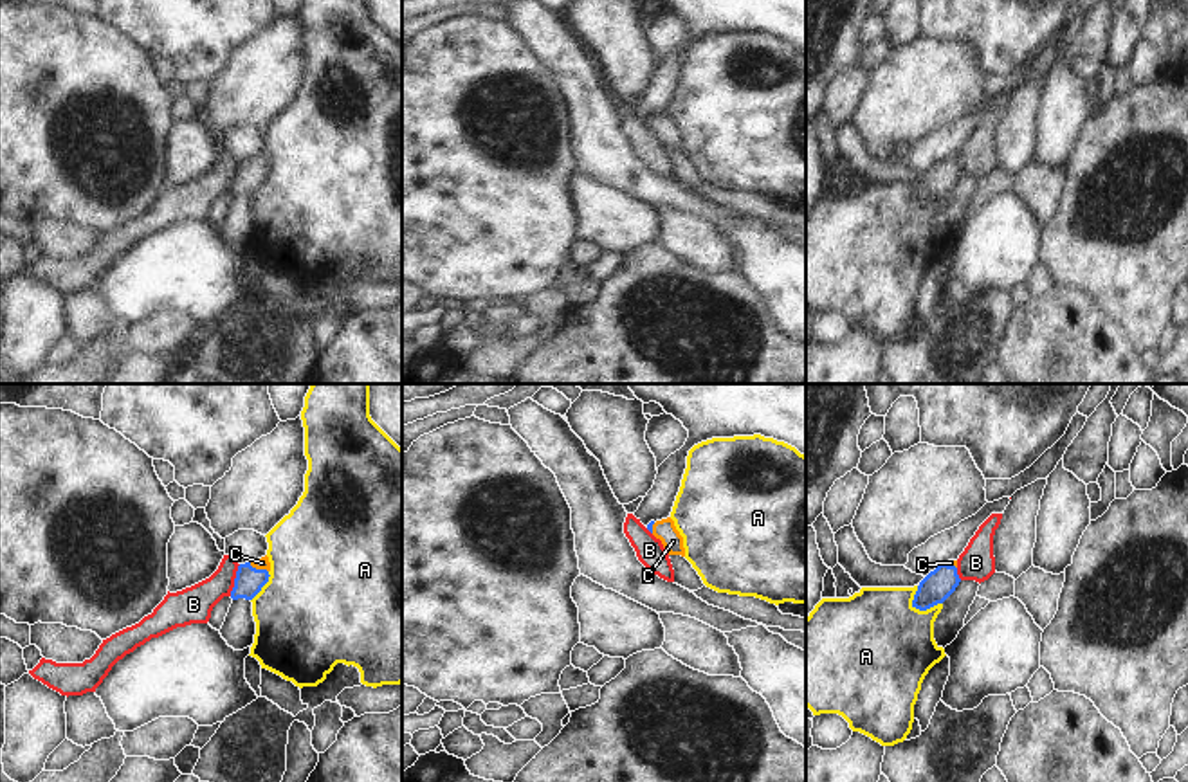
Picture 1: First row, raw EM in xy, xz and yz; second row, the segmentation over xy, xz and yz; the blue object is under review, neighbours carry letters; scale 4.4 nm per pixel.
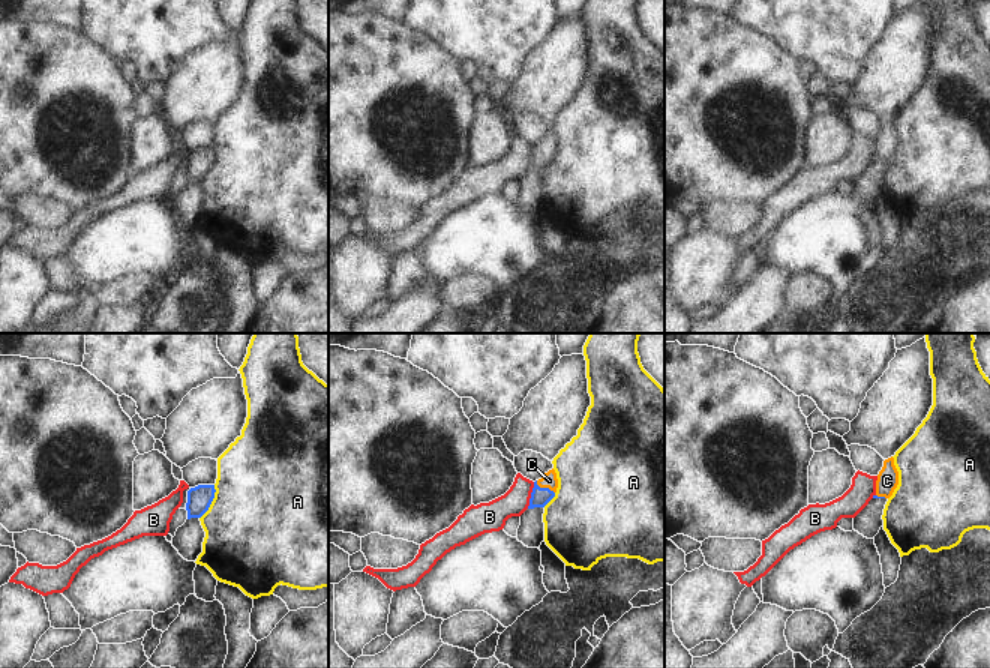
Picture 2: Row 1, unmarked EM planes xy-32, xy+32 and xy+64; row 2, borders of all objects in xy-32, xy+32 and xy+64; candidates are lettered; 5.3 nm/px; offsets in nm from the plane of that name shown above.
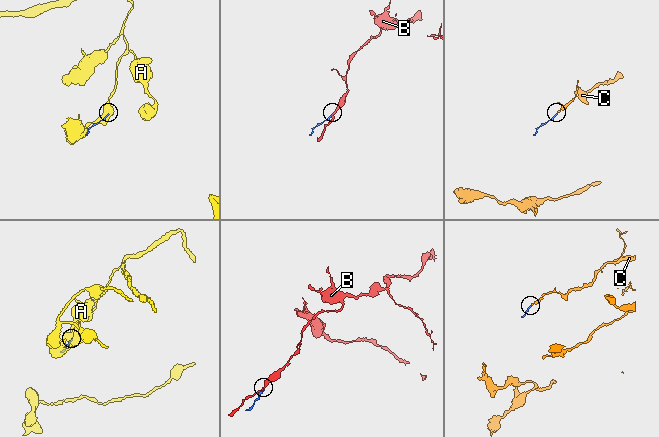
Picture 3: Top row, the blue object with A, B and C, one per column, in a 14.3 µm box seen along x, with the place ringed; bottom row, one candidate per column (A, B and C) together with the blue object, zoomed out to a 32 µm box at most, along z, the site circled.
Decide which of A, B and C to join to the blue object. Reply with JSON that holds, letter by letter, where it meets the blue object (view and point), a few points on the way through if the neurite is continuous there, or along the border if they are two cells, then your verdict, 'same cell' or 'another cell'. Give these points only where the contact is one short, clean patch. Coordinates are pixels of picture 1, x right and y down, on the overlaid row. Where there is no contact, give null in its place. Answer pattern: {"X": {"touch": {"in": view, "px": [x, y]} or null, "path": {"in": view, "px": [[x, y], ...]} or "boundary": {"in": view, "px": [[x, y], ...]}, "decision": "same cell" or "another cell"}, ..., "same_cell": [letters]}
{"A": {"touch": {"in": "yz", "px": [918, 608]}, "decision": "another cell"}, "B": {"touch": {"in": "xy", "px": [235, 581]}, "boundary": {"in": "xy", "px": [[240, 564], [229, 595]]}, "decision": "another cell"}, "C": {"touch": {"in": "xy", "px": [258, 570]}, "path": {"in": "xy", "px": [[249, 581], [258, 570], [262, 563]]}, "decision": "same cell"}, "same_cell": ["C"]}

